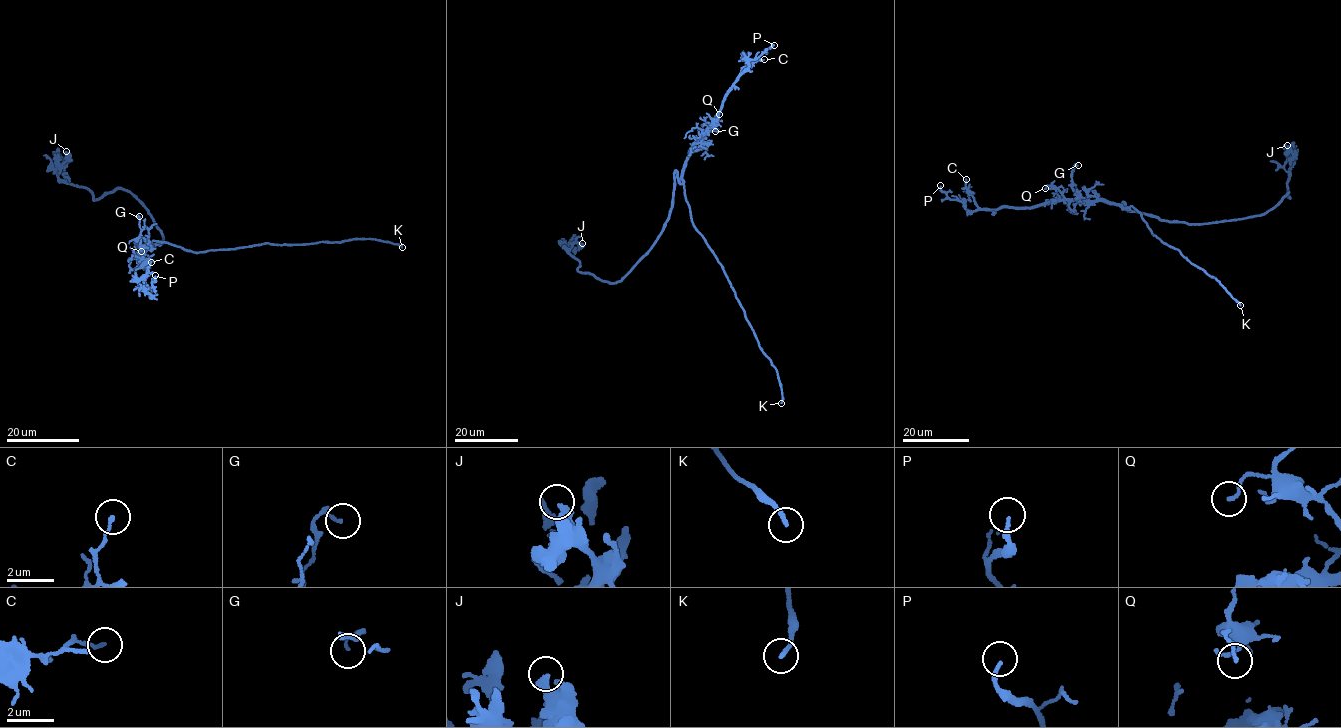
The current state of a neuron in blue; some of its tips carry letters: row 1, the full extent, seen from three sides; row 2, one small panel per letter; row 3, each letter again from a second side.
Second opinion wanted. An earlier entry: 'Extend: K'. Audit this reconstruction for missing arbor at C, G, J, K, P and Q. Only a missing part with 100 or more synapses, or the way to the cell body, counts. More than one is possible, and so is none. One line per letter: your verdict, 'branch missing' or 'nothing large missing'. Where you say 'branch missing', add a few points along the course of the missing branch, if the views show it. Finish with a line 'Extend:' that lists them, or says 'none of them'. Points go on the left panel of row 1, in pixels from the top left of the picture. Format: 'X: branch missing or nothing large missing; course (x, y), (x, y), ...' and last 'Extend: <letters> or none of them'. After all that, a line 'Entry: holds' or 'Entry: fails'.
C: nothing large missing
G: nothing large missing
J: nothing large missing
K: branch missing; course (402, 247), (416, 263), (416, 274)
P: nothing large missing
Q: nothing large missing
Extend: K
Entry: holds

